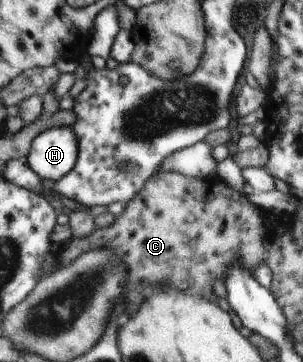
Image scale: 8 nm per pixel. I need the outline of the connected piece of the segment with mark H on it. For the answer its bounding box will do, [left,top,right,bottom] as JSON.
[26,126,80,183]

